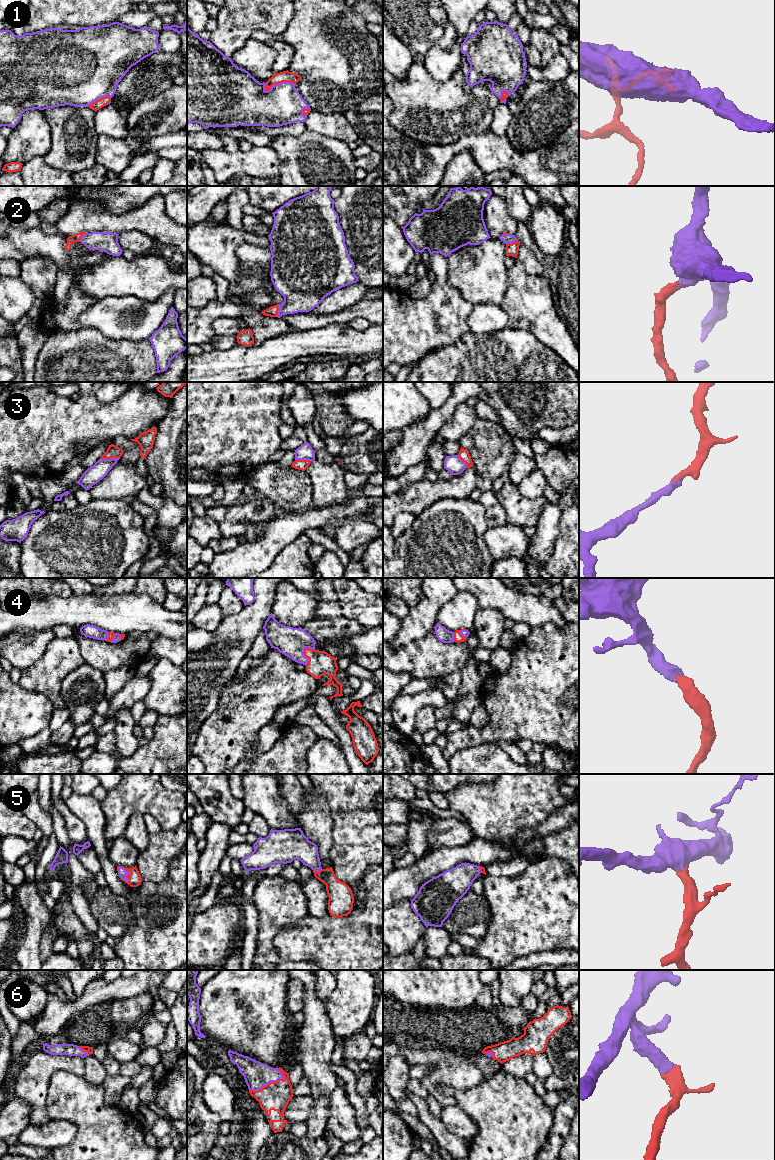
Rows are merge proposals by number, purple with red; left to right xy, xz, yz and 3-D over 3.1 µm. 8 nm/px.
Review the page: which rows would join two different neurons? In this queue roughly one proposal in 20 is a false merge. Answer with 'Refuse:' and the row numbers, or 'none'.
Refuse: none

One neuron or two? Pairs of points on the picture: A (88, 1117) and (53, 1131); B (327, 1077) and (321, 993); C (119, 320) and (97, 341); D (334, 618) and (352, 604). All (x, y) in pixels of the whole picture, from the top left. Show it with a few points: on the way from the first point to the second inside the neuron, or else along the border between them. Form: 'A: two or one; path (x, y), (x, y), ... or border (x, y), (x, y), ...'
A: two; border (51, 1119), (75, 1125), (70, 1143)
B: two; border (316, 980), (315, 995), (323, 1003)
C: two; border (80, 328), (96, 328), (113, 339), (126, 340)
D: two; border (335, 589), (337, 602), (342, 614), (361, 625)

